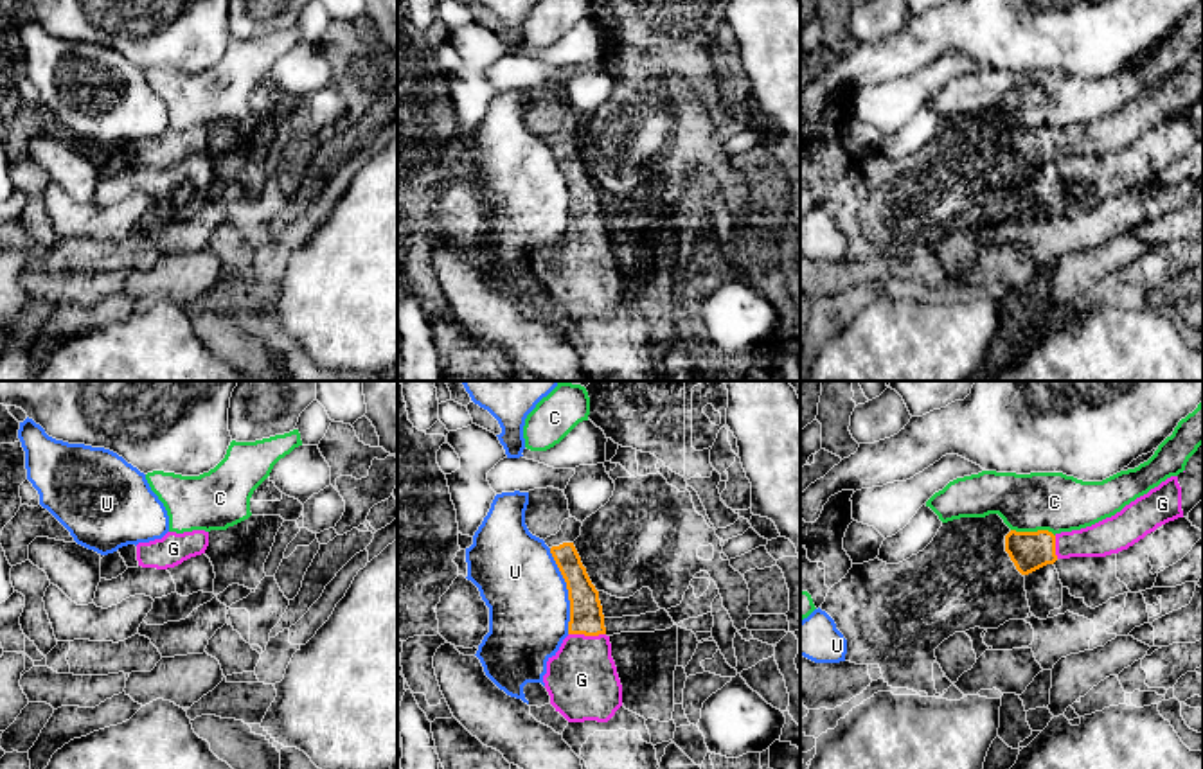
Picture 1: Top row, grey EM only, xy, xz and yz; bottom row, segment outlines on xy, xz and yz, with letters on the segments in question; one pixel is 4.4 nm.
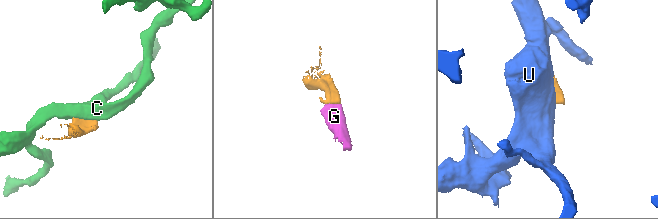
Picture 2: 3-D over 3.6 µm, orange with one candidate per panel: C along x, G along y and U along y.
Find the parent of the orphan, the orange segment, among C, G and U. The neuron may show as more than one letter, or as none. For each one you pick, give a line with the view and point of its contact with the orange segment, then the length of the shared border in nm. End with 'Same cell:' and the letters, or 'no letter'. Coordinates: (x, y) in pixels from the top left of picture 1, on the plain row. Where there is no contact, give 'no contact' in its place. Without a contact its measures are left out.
G: xz (587, 232) | 170 nm
Same cell: G

